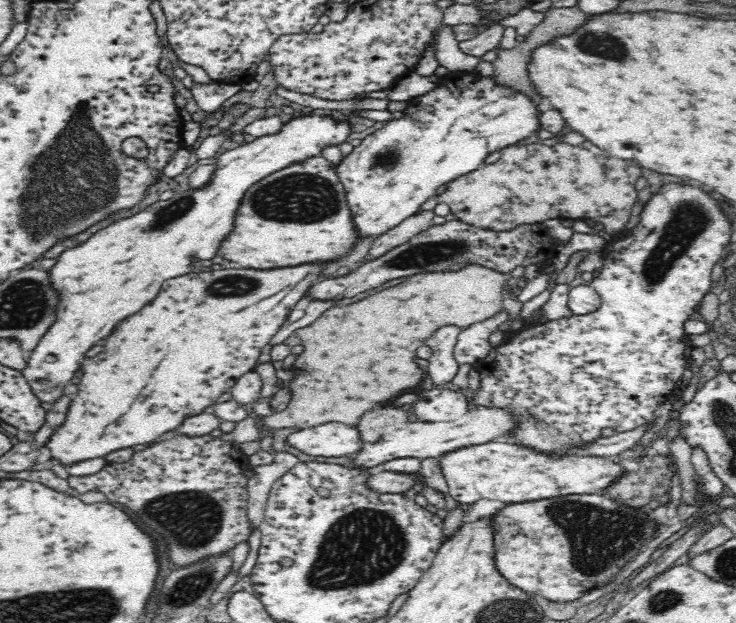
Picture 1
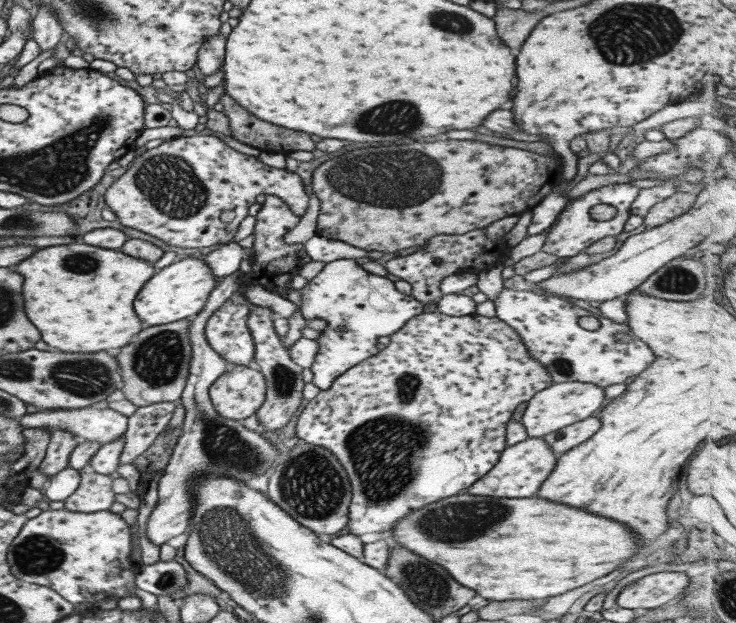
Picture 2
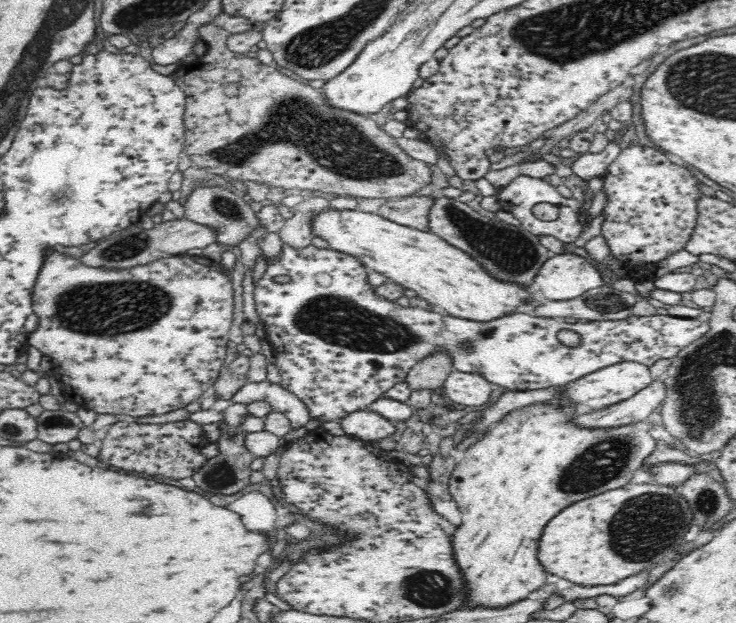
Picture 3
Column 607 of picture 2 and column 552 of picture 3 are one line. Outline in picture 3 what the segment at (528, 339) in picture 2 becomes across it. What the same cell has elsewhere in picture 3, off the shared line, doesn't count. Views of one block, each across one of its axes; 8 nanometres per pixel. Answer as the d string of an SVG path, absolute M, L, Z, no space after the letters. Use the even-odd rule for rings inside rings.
M283 242L280 252L272 255L267 260L262 277L253 282L254 289L252 296L254 299L254 310L258 313L260 321L264 323L264 330L266 331L265 340L268 342L268 345L272 347L272 351L274 351L274 358L276 358L275 366L279 369L281 377L279 385L300 397L300 400L308 405L310 416L318 417L318 419L322 419L322 422L335 420L336 418L343 419L345 416L358 410L366 411L370 403L384 395L388 389L396 384L405 382L409 371L420 362L419 360L422 360L422 358L427 357L436 350L443 350L450 354L450 357L453 358L454 371L480 374L490 383L511 388L512 390L534 390L534 388L546 388L548 386L568 386L568 384L573 381L586 377L588 374L596 372L596 370L606 368L606 366L618 364L618 362L640 362L645 366L651 367L659 358L672 358L676 356L676 354L685 349L686 346L689 346L692 342L698 341L711 330L709 322L699 322L696 319L688 318L674 318L670 315L632 315L628 318L624 318L624 320L604 320L568 324L568 322L564 322L563 320L536 319L536 317L532 316L527 310L504 316L493 322L473 322L469 319L454 318L440 312L438 309L428 311L422 310L419 307L404 307L398 305L396 301L388 301L388 299L376 293L375 287L368 283L368 273L369 270L366 270L364 263L360 262L360 259L350 256L350 254L342 254L342 252L330 247L319 248L312 243L301 247L292 247L292 245ZM272 276L288 276L288 282L276 283L272 281ZM560 330L574 330L577 334L580 334L582 345L579 348L568 348L560 344L557 338Z

